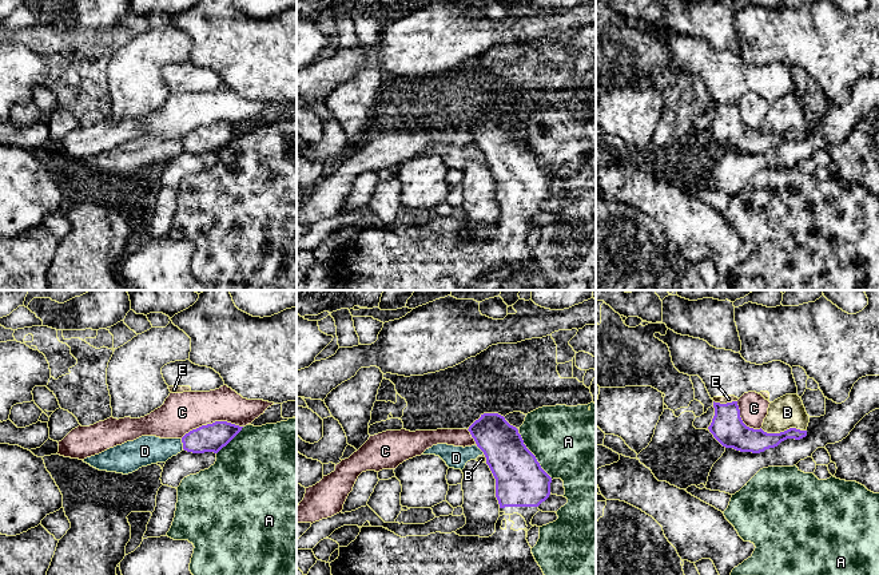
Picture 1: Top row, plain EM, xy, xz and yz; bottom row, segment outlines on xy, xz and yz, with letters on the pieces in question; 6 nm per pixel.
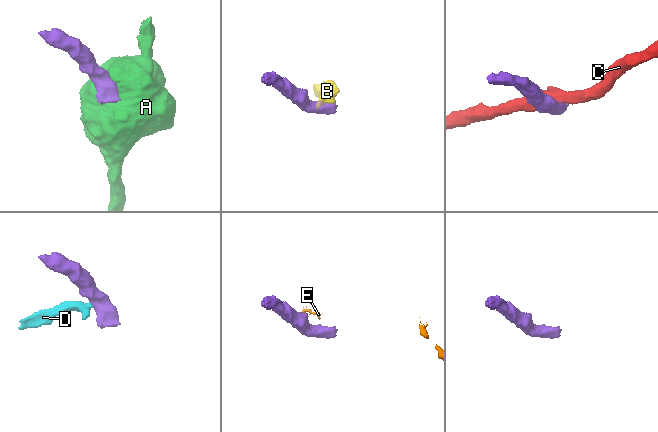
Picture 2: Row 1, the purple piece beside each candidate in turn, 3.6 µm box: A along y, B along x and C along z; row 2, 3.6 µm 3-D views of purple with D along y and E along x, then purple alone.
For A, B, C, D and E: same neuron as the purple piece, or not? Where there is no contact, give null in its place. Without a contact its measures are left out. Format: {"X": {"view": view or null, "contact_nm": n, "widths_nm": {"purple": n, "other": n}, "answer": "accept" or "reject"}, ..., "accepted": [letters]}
{"A": {"view": "xz", "contact_nm": 340, "widths_nm": {"purple": 300, "other": 440}, "answer": "reject"}, "B": {"view": "yz", "contact_nm": 280, "widths_nm": {"purple": 160, "other": 190}, "answer": "reject"}, "C": {"view": "xy", "contact_nm": 380, "widths_nm": {"purple": 170, "other": 240}, "answer": "reject"}, "D": {"view": "xy", "contact_nm": 70, "widths_nm": {"purple": 170, "other": 180}, "answer": "reject"}, "E": {"view": "yz", "contact_nm": 140, "widths_nm": {"purple": 200, "other": 50}, "answer": "reject"}, "accepted": []}

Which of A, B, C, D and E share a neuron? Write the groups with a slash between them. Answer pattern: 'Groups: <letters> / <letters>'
Groups: A / B D / C / E

